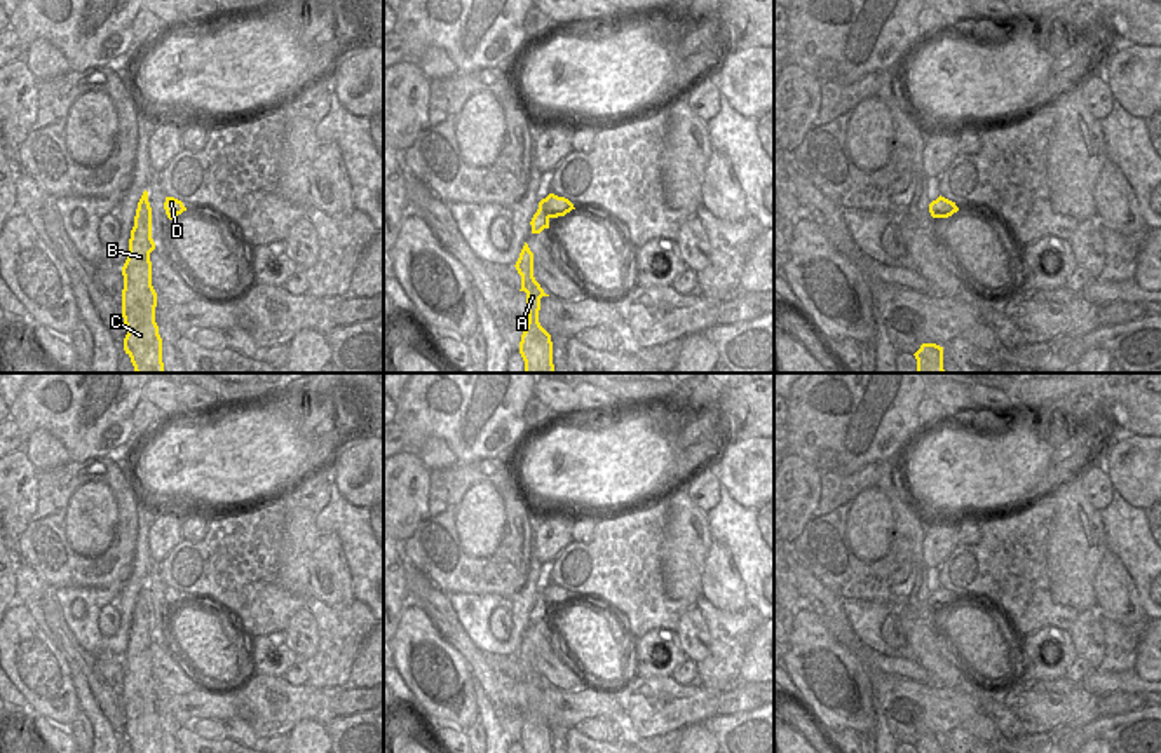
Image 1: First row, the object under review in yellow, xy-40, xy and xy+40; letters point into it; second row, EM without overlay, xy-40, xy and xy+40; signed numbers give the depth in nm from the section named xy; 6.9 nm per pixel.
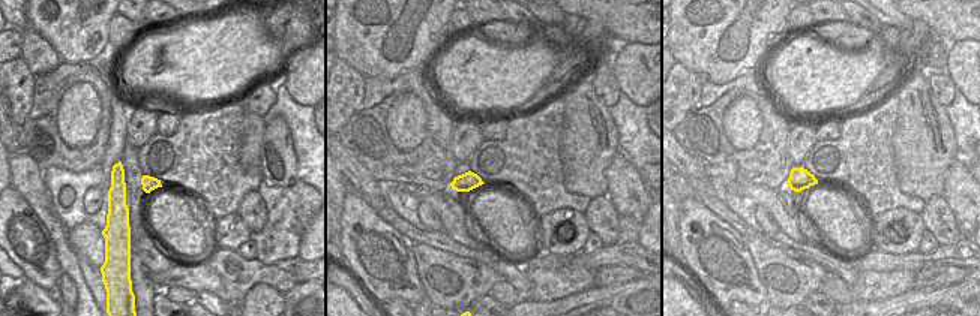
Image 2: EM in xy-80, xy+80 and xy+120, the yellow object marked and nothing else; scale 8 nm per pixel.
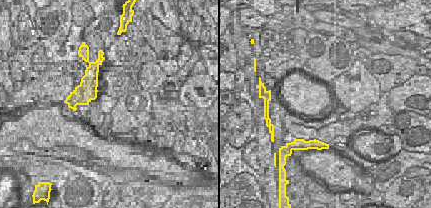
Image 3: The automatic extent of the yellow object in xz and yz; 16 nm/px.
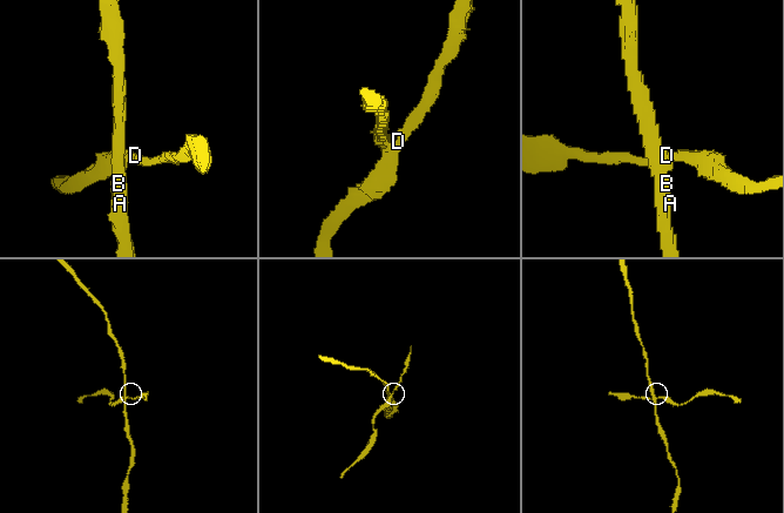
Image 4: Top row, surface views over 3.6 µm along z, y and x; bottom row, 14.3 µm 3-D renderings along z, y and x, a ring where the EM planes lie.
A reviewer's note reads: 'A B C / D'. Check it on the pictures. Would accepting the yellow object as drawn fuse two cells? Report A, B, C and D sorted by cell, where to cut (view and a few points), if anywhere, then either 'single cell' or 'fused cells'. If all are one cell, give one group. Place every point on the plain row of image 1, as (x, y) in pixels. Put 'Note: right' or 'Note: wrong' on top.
Note: right
A B C / D; cut in xy along (539, 593), (549, 607); fused cells

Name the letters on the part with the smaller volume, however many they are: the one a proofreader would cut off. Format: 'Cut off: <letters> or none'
Cut off: D

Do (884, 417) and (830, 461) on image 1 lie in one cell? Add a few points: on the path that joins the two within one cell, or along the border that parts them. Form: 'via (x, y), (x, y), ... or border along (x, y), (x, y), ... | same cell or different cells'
border along (839, 457), (832, 450), (823, 450), (814, 466) | different cells

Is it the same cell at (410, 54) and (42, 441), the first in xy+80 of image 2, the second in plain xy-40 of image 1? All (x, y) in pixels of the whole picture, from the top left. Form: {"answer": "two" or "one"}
{"answer": "two"}

